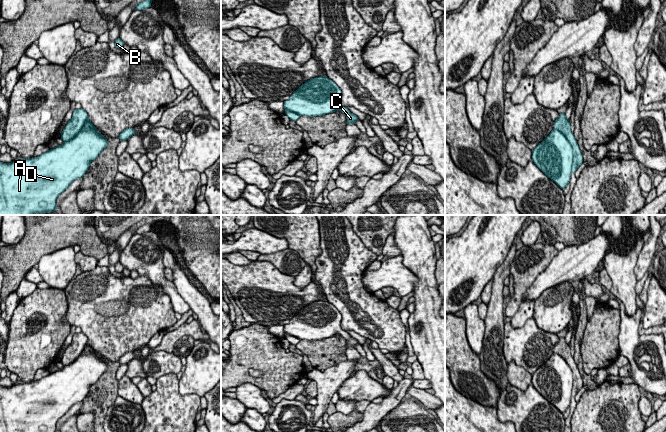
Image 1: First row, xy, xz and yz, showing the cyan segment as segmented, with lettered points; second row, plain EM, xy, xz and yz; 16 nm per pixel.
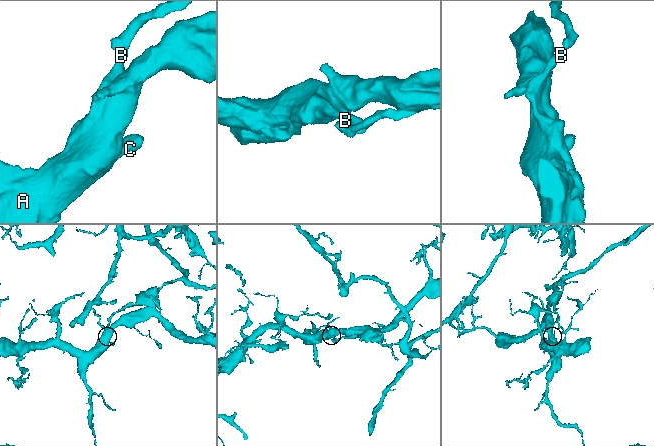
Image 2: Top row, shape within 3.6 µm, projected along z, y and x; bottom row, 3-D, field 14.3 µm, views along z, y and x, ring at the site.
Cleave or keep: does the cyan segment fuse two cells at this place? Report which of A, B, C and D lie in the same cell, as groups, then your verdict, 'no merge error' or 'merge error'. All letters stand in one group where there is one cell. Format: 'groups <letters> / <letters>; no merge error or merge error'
groups A C D / B; merge error

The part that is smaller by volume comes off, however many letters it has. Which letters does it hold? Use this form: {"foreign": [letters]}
{"foreign": ["B"]}

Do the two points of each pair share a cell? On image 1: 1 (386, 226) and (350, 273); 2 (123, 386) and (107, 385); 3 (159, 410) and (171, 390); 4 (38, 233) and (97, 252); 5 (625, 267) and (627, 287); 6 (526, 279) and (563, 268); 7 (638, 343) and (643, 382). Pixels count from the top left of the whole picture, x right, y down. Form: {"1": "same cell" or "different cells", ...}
{"1": "different cells", "2": "different cells", "3": "same cell", "4": "same cell", "5": "same cell", "6": "different cells", "7": "same cell"}

